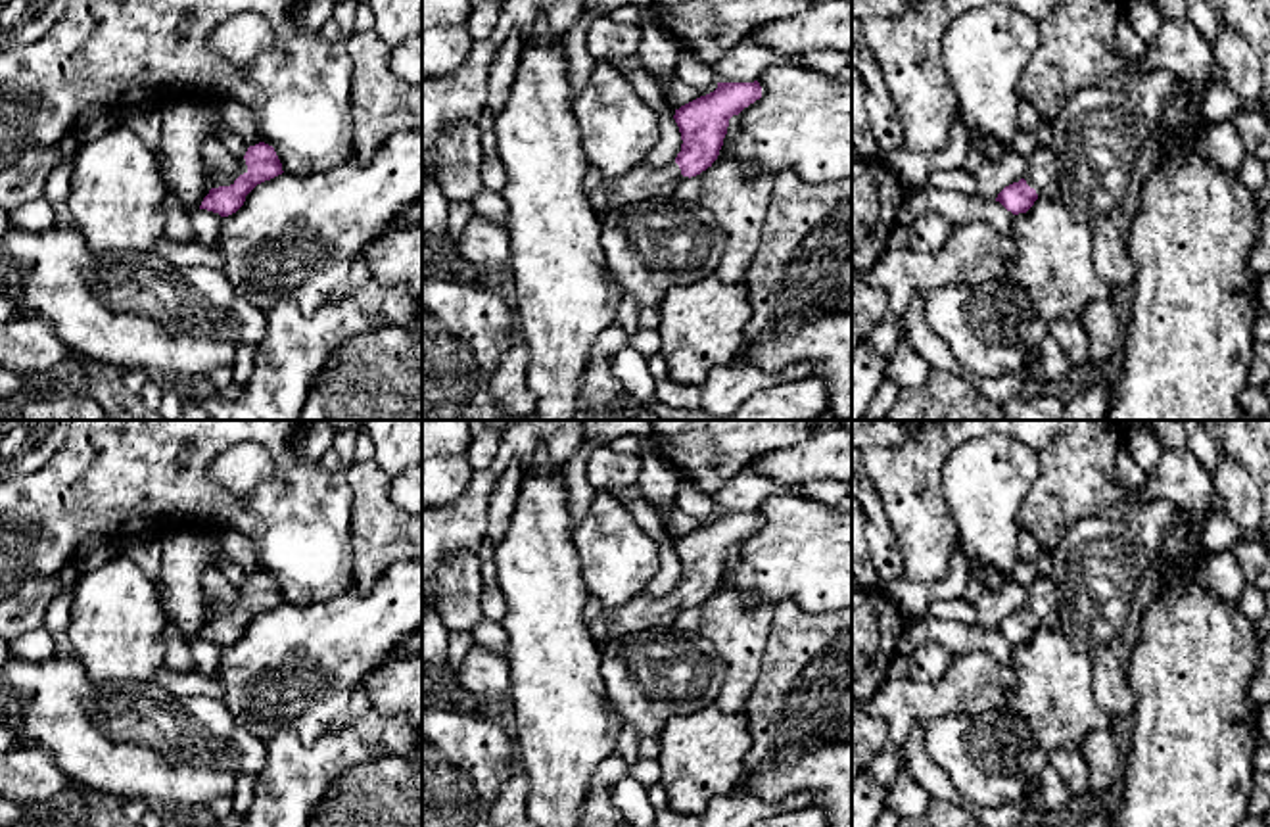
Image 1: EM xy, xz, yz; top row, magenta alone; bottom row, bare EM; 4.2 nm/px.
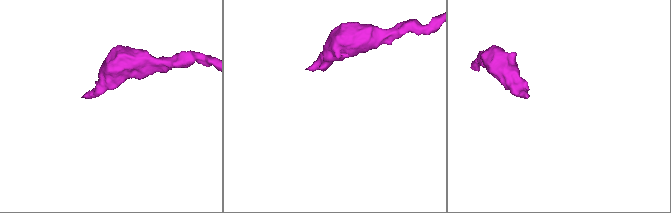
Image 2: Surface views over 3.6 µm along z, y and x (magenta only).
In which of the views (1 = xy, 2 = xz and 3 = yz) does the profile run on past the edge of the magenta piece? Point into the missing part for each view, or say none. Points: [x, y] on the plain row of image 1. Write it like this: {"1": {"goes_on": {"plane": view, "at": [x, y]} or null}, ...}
{"1": {"goes_on": {"plane": "xy", "at": [217, 609]}}, "2": {"goes_on": {"plane": "xz", "at": [643, 611]}}, "3": {"goes_on": {"plane": "yz", "at": [1042, 605]}}}

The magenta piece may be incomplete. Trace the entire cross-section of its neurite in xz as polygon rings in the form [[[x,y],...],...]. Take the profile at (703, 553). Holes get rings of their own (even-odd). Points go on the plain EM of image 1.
[[[717,512],[717,518],[675,539],[681,581],[664,597],[637,595],[616,608],[604,608],[591,624],[593,641],[606,643],[648,627],[670,627],[683,606],[696,606],[717,589],[729,549],[762,528],[754,512]]]

